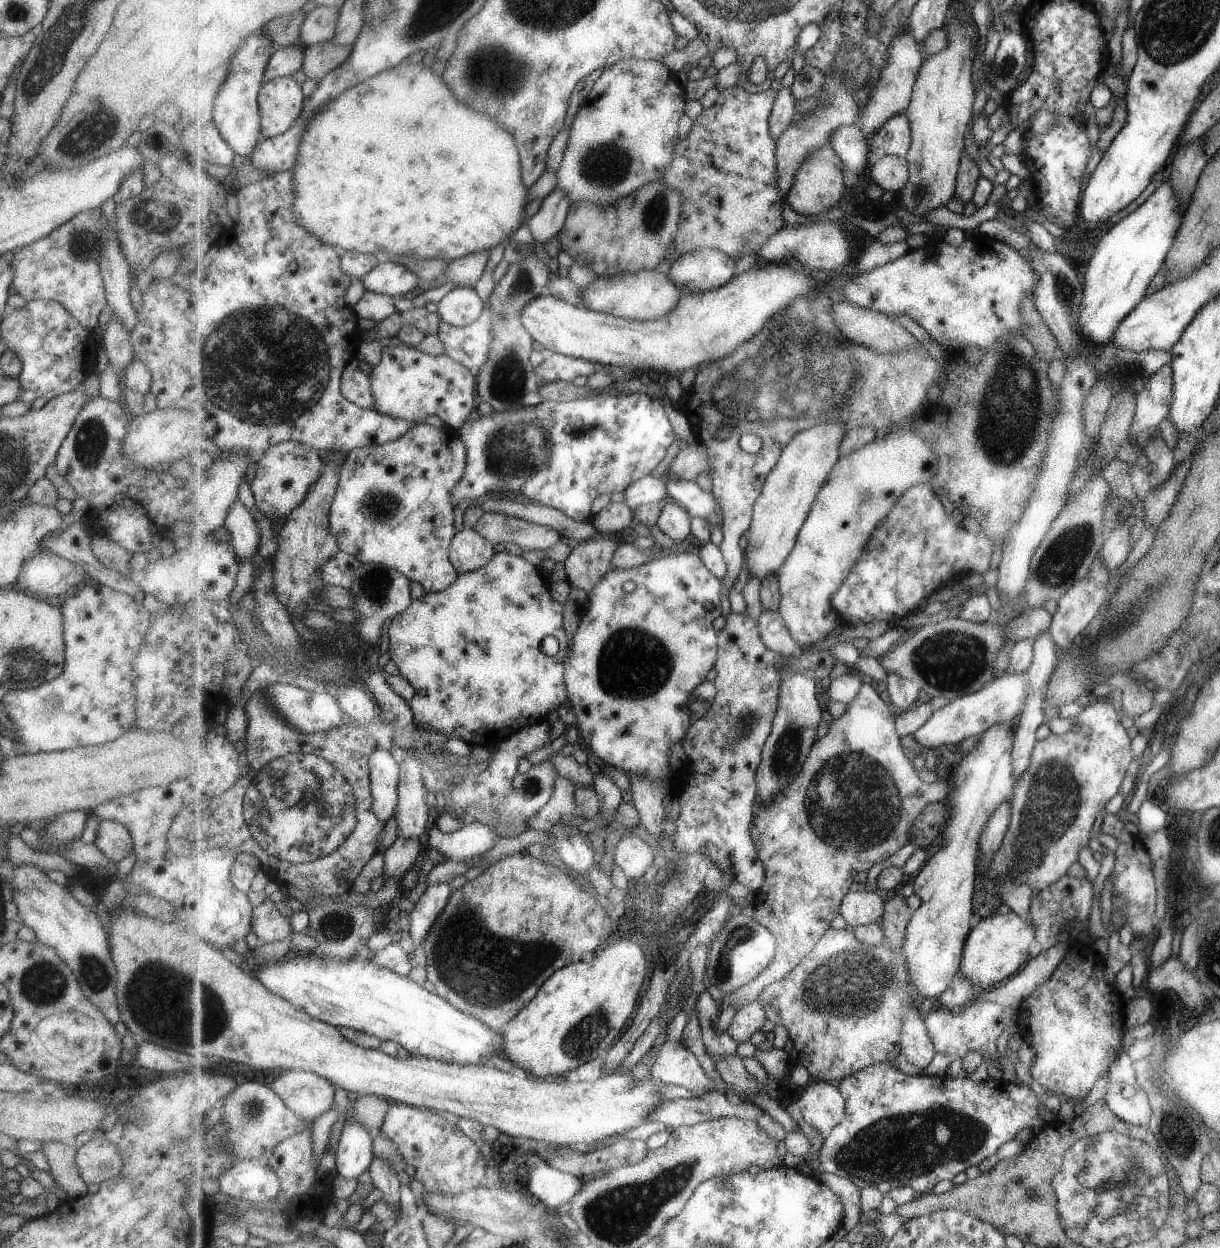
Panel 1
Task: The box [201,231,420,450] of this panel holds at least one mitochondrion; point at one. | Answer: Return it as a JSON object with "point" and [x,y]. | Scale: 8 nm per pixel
{"point":[223,345]}

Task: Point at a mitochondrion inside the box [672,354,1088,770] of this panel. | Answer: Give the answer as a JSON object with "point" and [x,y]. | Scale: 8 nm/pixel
{"point":[950,660]}

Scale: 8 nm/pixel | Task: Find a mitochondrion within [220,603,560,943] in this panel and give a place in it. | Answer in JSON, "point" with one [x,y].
{"point":[319,823]}

